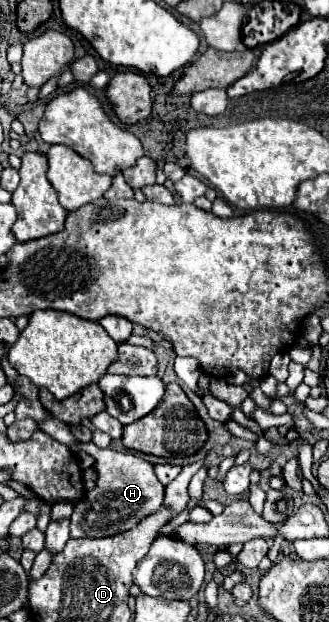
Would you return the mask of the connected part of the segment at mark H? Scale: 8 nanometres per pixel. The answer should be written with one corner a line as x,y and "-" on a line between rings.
76,443
72,453
88,453
96,459
96,471
100,475
98,485
74,505
70,517
70,537
112,537
136,527
146,515
152,515
160,509
164,499
164,485
156,479
154,469
140,455
118,453
114,449
98,449
94,443

